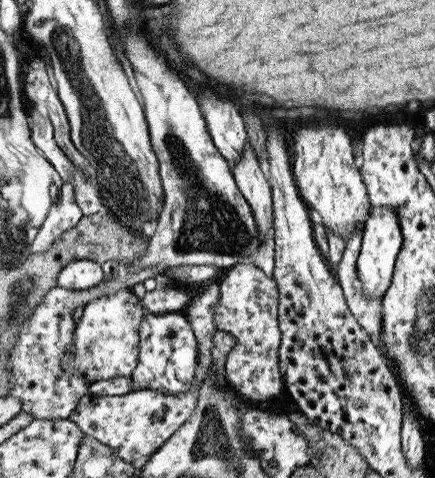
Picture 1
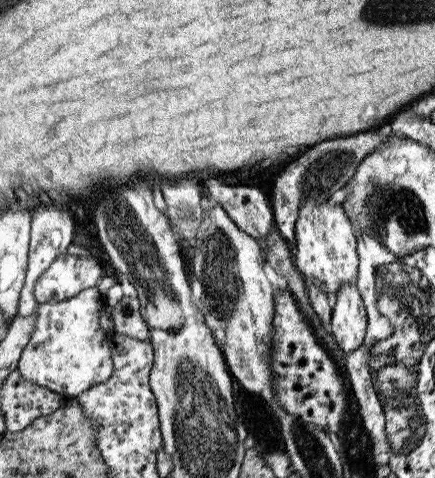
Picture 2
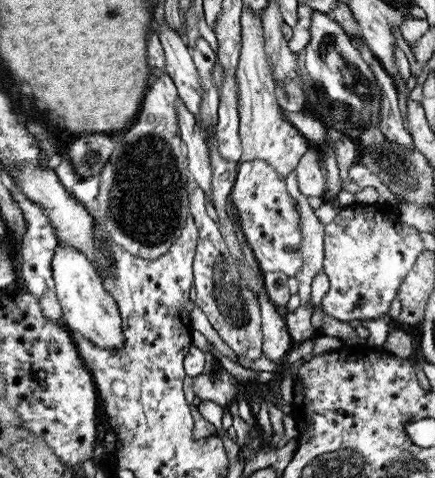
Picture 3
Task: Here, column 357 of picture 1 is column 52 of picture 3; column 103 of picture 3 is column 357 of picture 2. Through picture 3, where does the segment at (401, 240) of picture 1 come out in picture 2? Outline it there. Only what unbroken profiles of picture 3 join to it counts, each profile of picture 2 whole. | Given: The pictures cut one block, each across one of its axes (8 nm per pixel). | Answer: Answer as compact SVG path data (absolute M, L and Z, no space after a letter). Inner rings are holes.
M347 282L339 292L333 294L333 314L329 332L343 354L353 352L361 346L367 332L367 314L357 282Z

